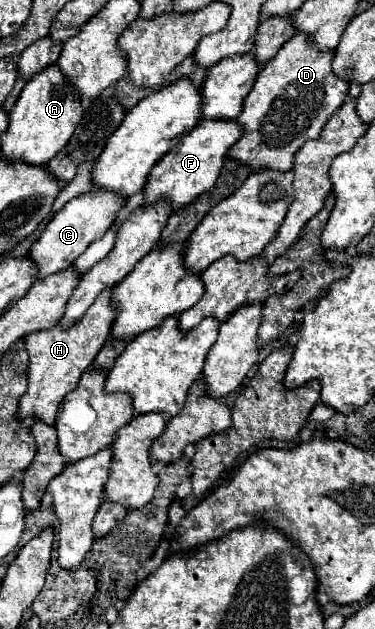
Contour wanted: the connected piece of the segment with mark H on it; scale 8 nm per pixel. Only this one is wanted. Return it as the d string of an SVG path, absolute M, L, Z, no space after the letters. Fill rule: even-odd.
M113 287L101 291L95 303L87 309L87 313L69 329L61 329L61 325L55 325L51 329L43 329L27 337L27 351L31 363L27 371L29 389L21 397L17 413L21 419L39 417L49 425L55 423L55 415L61 407L63 397L77 387L81 375L91 367L93 359L97 357L111 333L111 325L115 321L115 311L111 309L111 293Z

